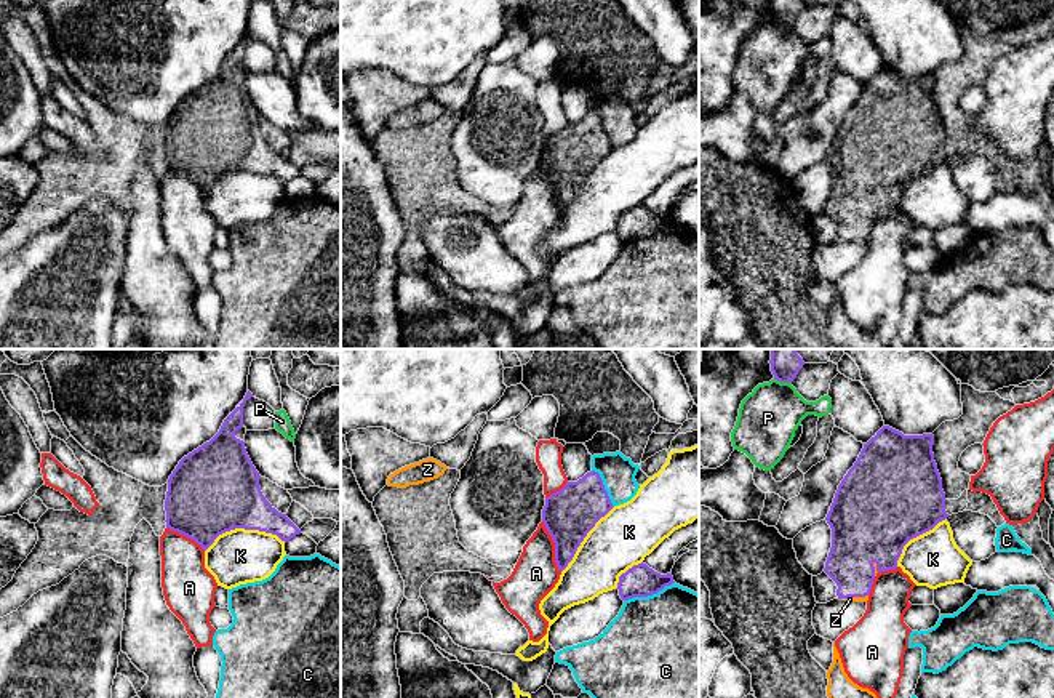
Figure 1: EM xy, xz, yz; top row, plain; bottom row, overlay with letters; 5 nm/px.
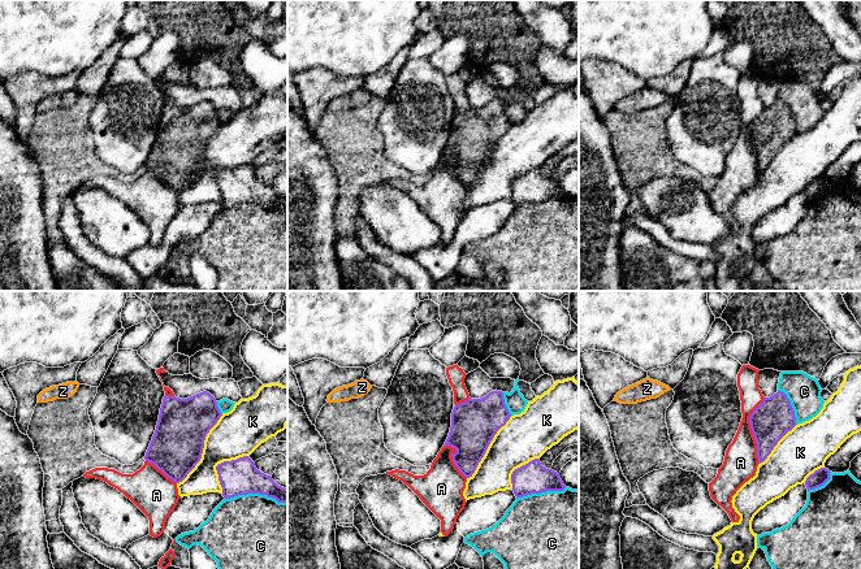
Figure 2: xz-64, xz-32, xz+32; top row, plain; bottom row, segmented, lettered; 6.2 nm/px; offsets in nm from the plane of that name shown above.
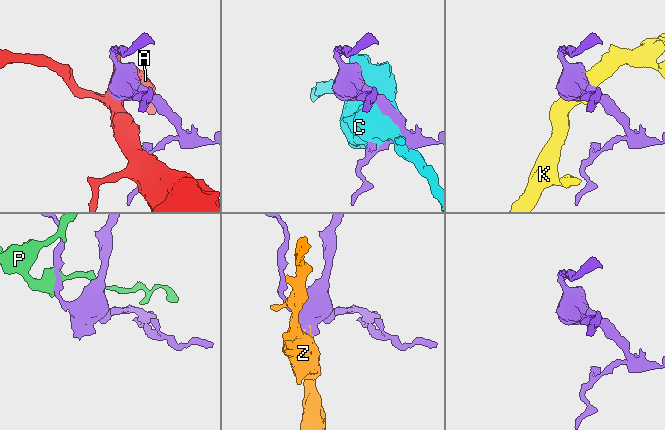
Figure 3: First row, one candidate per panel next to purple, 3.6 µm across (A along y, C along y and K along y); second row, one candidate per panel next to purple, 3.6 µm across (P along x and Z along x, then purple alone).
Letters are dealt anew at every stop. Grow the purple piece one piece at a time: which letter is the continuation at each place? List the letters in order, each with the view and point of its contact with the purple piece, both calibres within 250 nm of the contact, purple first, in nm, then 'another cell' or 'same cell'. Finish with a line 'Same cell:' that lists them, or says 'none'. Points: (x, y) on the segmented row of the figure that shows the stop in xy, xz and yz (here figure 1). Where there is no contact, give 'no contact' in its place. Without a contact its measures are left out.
A: xz (555, 546) | 260/220 nm | another cell
C: xz (648, 594) | 160/480 nm | another cell
K: xy (243, 527) | 440/280 nm | another cell
P: yz (782, 381) | 150/300 nm | another cell
Z: yz (856, 596) | 240/30 nm | same cell
Same cell: Z

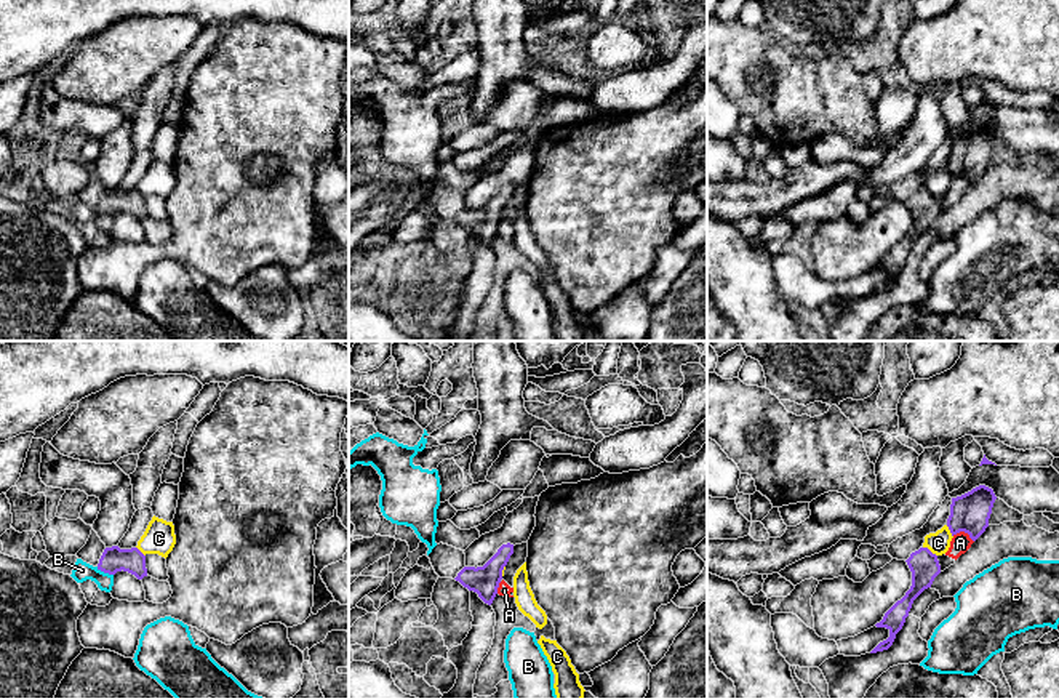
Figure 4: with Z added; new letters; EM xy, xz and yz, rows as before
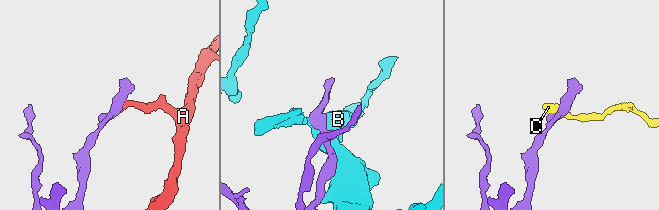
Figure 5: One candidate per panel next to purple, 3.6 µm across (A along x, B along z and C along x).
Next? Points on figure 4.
A: yz (963, 530) | 200/100 nm | another cell
B: xy (104, 572) | 130/90 nm | another cell
C: yz (928, 549) | 150/110 nm | another cell
Same cell: none

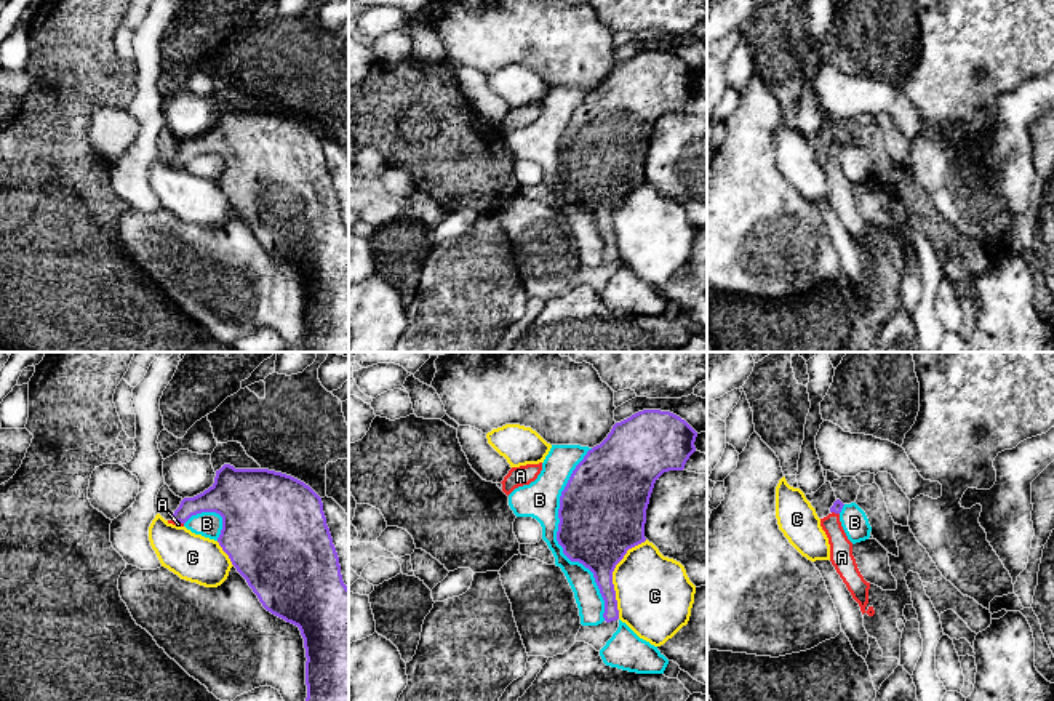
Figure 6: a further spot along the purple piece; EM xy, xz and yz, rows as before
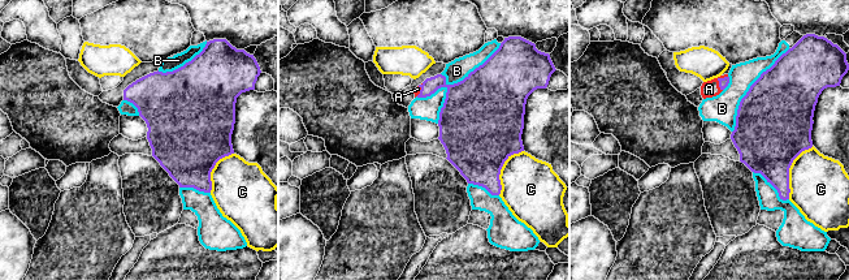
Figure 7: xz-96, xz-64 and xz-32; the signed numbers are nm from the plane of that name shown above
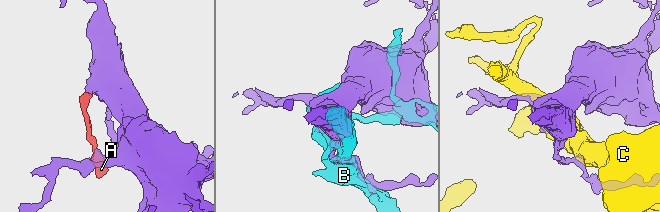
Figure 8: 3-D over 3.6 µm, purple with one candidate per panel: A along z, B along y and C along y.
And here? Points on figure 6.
A: xy (178, 520) | 160/20 nm | same cell
B: xz (557, 538) | 420/190 nm | another cell
C: xz (611, 575) | 380/380 nm | another cell
Same cell: A

